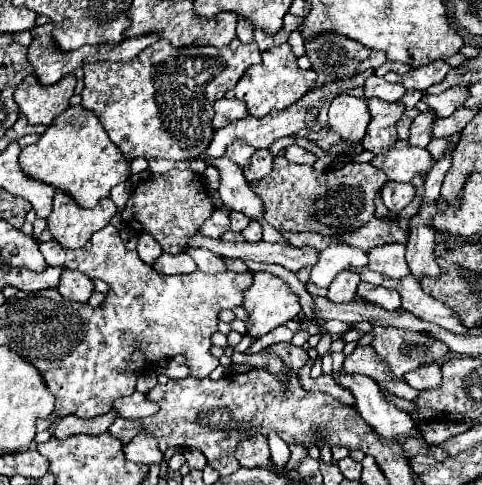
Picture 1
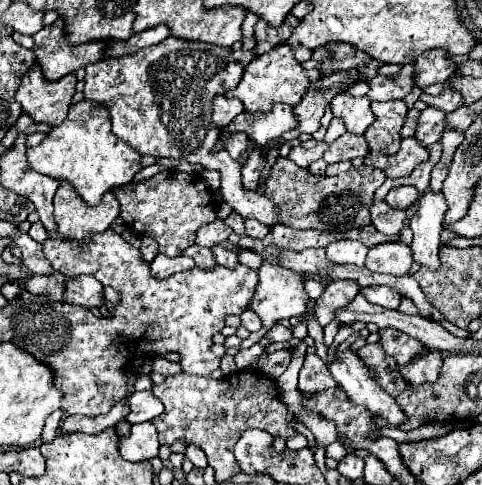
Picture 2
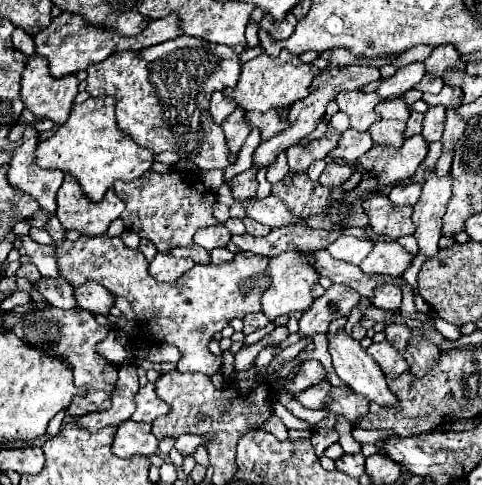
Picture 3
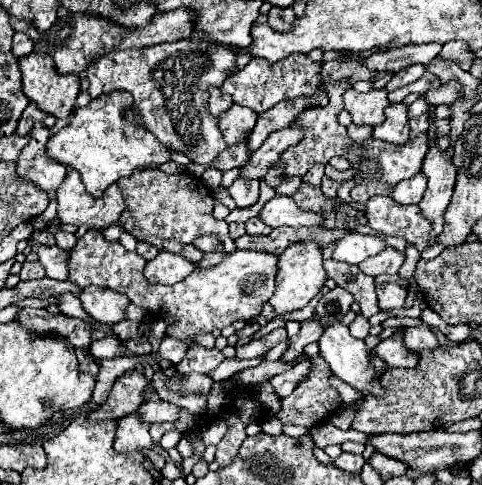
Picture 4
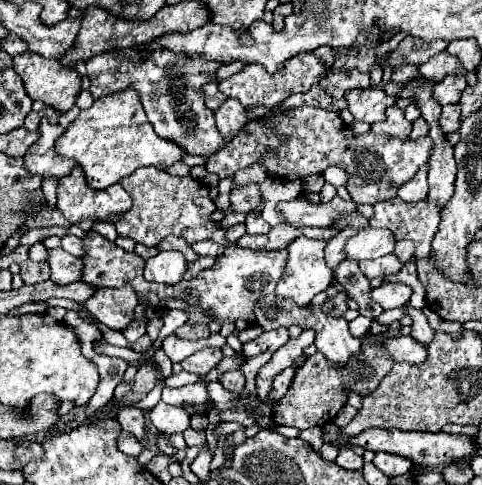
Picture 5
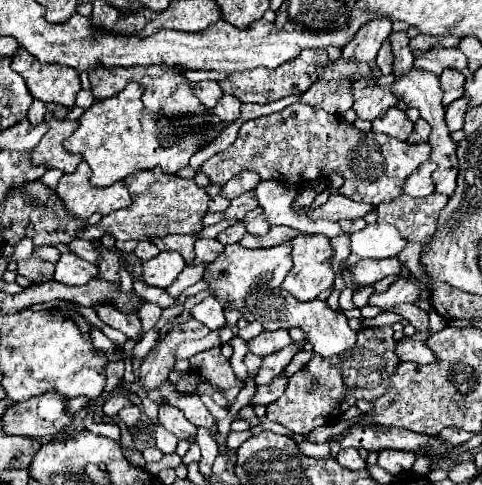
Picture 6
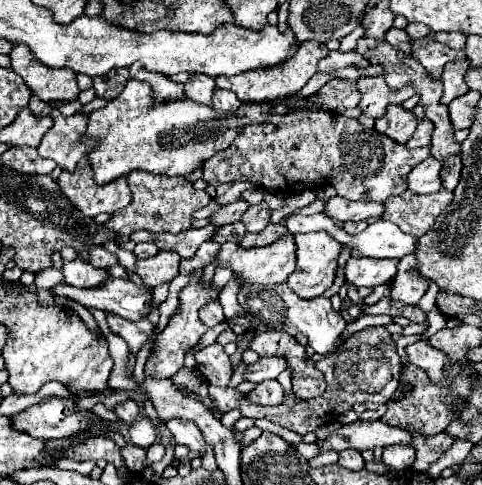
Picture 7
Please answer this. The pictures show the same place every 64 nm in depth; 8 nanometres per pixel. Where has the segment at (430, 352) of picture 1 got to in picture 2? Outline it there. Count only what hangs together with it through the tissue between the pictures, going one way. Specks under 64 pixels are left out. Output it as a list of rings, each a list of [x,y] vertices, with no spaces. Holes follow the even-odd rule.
[[[384,328],[378,334],[380,334],[378,342],[380,342],[382,350],[396,360],[398,368],[404,368],[414,358],[418,358],[430,350],[424,342],[420,342],[420,340],[404,334],[404,332],[392,330],[392,328]]]

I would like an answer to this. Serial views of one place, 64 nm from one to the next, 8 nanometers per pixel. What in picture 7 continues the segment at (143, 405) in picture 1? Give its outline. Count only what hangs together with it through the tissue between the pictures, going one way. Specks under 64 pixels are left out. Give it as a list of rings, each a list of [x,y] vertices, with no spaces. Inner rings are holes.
[[[170,418],[170,420],[164,420],[164,424],[172,432],[172,436],[176,438],[178,444],[186,444],[190,450],[196,450],[202,454],[204,438],[200,436],[200,430],[196,428],[196,424],[188,422],[184,418]]]

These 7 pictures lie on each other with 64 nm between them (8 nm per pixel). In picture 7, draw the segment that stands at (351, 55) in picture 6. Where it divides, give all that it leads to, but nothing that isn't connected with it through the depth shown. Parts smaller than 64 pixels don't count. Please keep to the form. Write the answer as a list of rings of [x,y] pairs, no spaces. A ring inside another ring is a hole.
[[[378,4],[362,20],[362,26],[366,28],[364,36],[374,38],[374,40],[384,40],[386,32],[392,28],[392,22],[394,22],[394,16],[392,12],[388,12],[388,4]]]

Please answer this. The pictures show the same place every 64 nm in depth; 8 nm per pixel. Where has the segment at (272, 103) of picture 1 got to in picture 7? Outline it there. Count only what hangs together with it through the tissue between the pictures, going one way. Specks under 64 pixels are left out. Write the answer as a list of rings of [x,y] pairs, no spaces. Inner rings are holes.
[[[314,40],[302,42],[296,50],[296,56],[292,56],[284,64],[278,64],[276,68],[260,68],[260,70],[252,70],[252,72],[242,72],[236,76],[218,76],[216,86],[234,92],[242,102],[258,102],[258,104],[272,102],[272,100],[300,92],[306,86],[306,82],[316,74],[318,60],[326,58],[326,54],[328,54],[328,48],[318,46],[318,42],[314,42]]]

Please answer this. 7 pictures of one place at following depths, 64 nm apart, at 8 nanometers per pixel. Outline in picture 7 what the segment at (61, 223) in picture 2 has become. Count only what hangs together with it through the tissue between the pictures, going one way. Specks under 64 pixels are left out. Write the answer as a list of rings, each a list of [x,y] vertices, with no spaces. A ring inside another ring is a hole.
[[[82,158],[74,172],[62,172],[58,178],[58,186],[64,196],[84,214],[84,216],[96,216],[100,212],[114,214],[116,210],[122,210],[130,204],[130,188],[126,184],[126,178],[120,178],[112,184],[98,186],[92,180],[92,168],[86,158]]]

